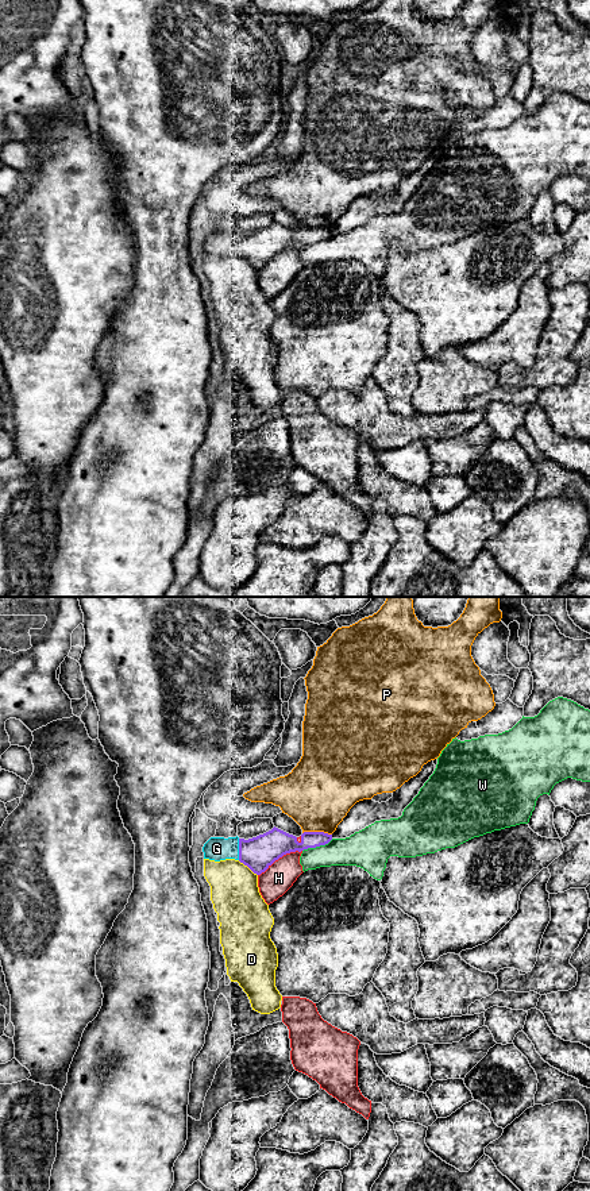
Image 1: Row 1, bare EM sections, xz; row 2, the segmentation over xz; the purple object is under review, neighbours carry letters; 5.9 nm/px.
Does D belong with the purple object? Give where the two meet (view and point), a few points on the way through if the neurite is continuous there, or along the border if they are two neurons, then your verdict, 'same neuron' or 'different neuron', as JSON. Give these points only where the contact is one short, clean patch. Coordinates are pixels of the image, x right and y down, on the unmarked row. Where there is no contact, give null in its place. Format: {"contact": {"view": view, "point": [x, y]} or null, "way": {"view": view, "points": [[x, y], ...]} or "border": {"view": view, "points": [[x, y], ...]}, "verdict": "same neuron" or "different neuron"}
{"contact": {"view": "xz", "point": [247, 261]}, "verdict": "different neuron"}

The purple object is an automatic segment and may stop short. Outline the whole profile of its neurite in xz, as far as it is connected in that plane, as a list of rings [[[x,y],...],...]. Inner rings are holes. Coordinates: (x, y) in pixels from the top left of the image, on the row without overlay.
[[[278,223],[244,235],[236,232],[211,232],[203,242],[204,254],[220,257],[235,254],[247,261],[254,269],[261,270],[275,255],[290,247],[325,240],[332,230],[324,227],[304,227],[301,236]]]

